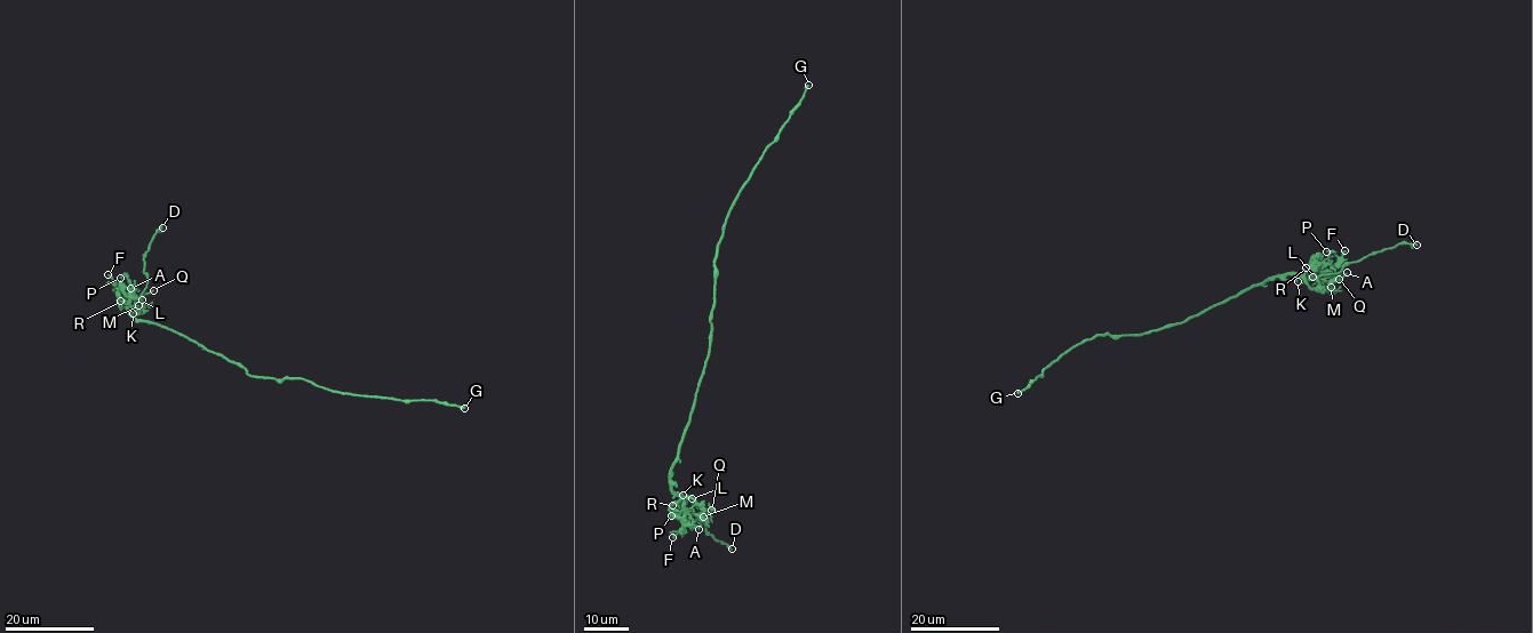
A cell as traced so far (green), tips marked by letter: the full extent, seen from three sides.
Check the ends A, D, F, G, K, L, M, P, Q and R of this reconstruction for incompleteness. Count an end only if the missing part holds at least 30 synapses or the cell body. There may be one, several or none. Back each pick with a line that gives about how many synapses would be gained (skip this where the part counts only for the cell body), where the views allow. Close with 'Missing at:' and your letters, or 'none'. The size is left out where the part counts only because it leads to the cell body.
D: 150 synapses
Missing at: D

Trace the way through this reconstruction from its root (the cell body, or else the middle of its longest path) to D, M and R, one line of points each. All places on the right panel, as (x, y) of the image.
D: (1187, 319), (1269, 279), (1298, 274), (1314, 288), (1320, 275), (1333, 274), (1366, 256), (1402, 243), (1416, 245)
M: (1187, 319), (1269, 279), (1300, 274), (1331, 287)
R: (1187, 319), (1269, 279), (1303, 274), (1306, 267)

